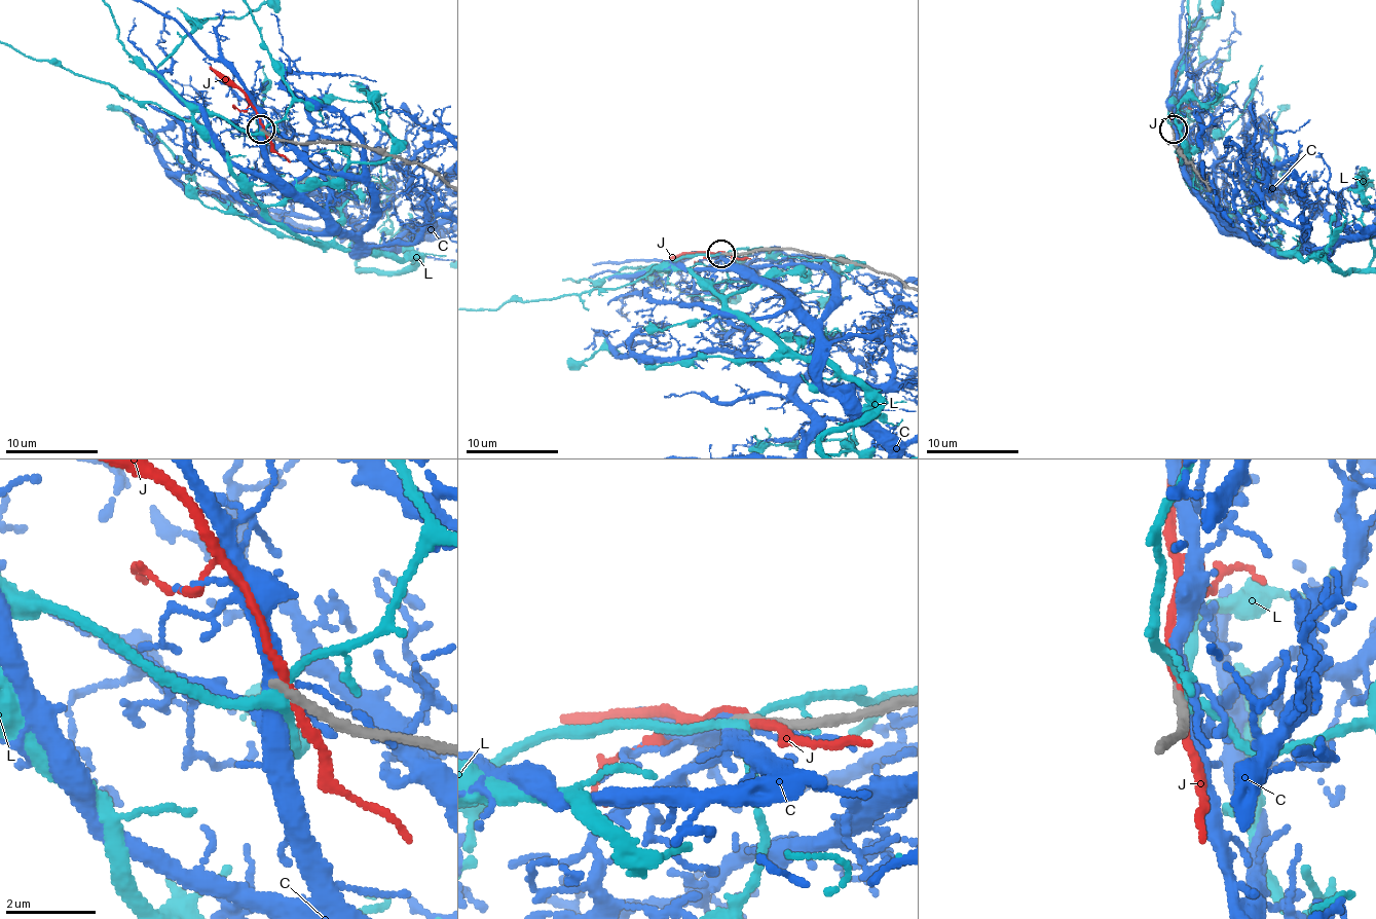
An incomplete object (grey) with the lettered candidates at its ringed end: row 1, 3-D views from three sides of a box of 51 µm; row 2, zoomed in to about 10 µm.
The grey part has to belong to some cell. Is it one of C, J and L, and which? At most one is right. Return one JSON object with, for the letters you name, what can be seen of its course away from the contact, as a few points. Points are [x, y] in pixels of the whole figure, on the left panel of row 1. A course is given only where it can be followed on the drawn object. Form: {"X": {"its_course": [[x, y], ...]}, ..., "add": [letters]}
{"add": []}

